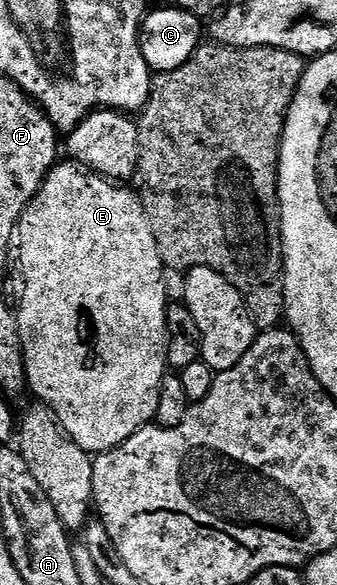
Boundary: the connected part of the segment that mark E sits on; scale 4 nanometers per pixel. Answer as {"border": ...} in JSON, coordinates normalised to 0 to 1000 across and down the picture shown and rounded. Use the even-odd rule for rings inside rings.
{"border":[[[178,275],[145,292],[142,301],[131,304],[131,313],[119,320],[119,328],[95,338],[89,350],[65,364],[59,373],[59,386],[53,390],[53,422],[59,415],[59,463],[71,468],[71,499],[59,504],[59,525],[47,532],[47,552],[59,559],[59,588],[71,593],[71,622],[77,624],[77,638],[83,639],[83,668],[107,674],[107,682],[122,691],[145,696],[172,713],[172,720],[193,730],[196,740],[214,749],[228,761],[249,771],[264,774],[294,774],[300,771],[323,771],[350,761],[362,761],[362,754],[374,754],[386,747],[398,747],[398,740],[409,740],[409,733],[442,728],[463,715],[463,701],[469,699],[469,665],[481,658],[499,627],[499,578],[493,576],[493,535],[499,533],[501,511],[493,504],[490,489],[484,487],[487,448],[469,432],[469,412],[457,412],[457,398],[445,391],[445,378],[433,371],[433,357],[421,350],[412,333],[389,318],[359,316],[353,311],[329,306],[312,306],[306,299],[282,297],[214,275]]]}

